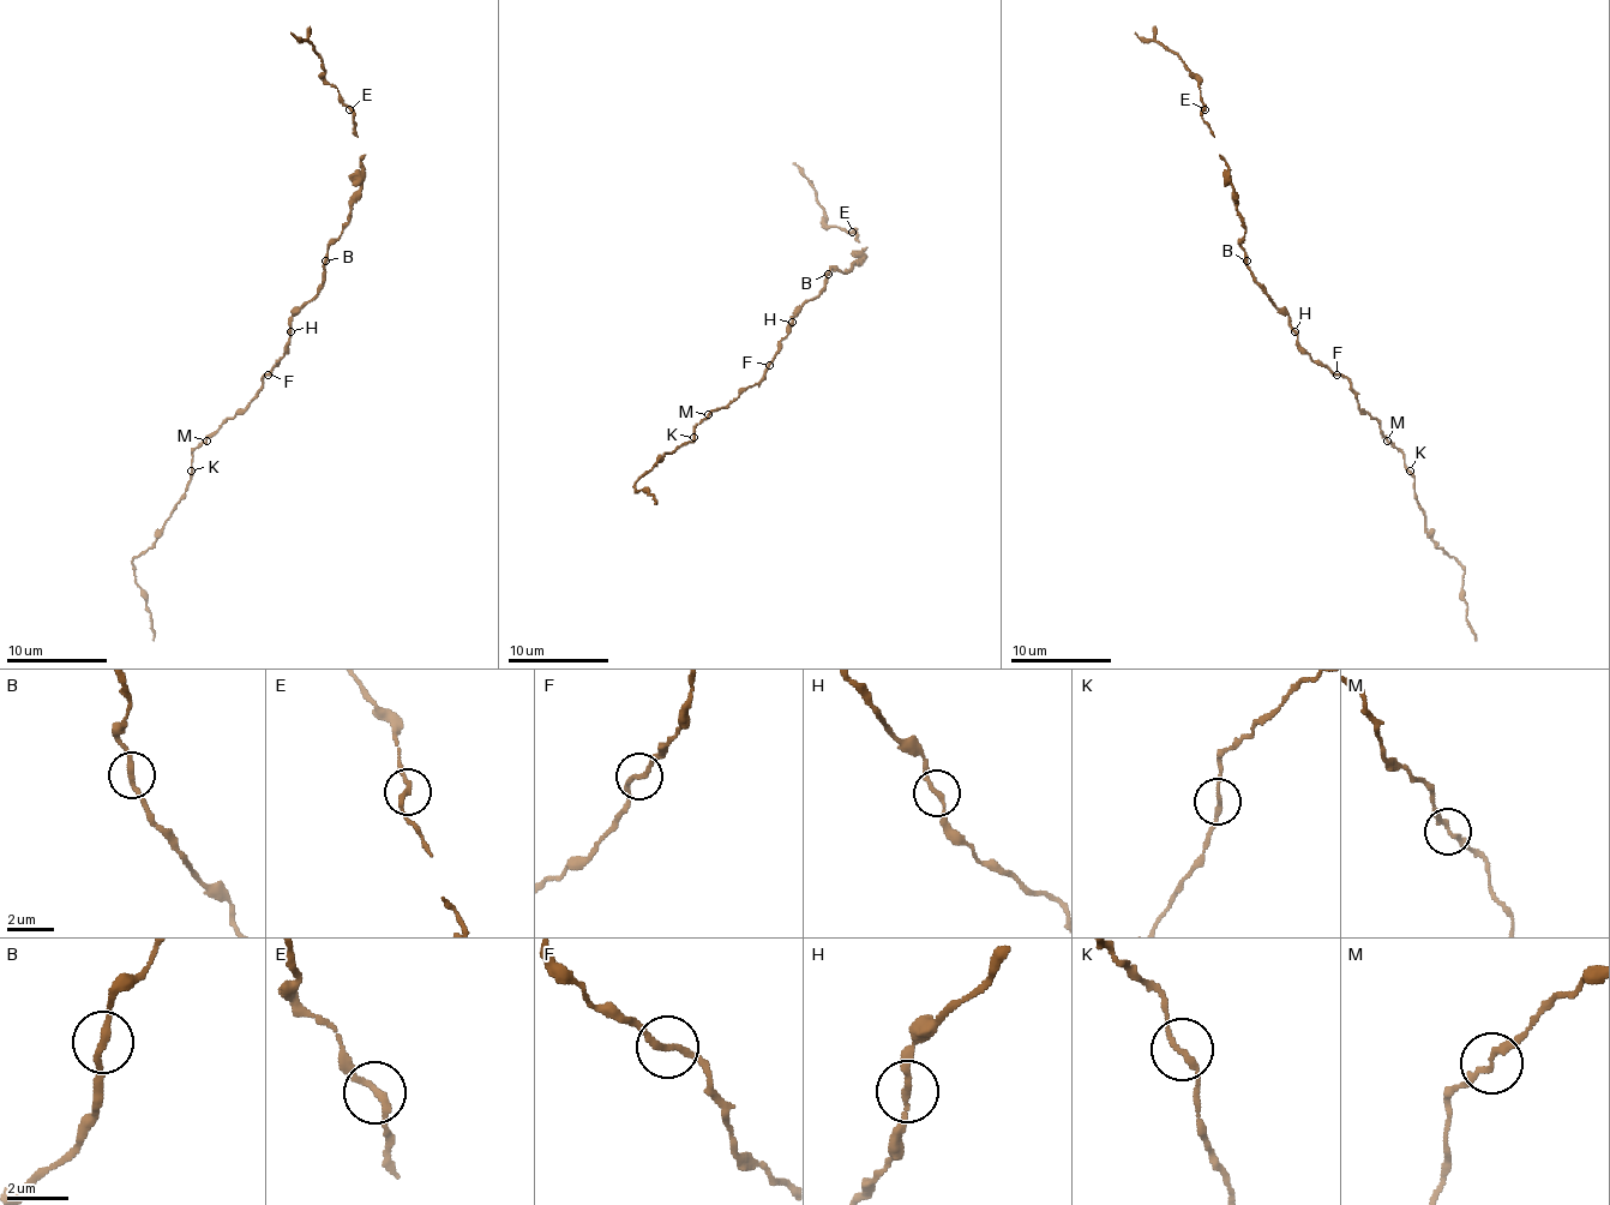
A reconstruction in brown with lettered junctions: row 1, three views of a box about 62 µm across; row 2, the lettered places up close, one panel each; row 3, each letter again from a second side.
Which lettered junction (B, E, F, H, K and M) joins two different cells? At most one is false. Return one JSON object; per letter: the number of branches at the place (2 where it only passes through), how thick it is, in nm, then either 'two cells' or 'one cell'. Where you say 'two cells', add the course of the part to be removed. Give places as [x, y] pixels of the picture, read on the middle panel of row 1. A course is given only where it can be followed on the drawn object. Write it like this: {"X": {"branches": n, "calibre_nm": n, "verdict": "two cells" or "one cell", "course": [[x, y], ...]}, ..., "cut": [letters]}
{"B": {"branches": 2, "calibre_nm": 220, "verdict": "one cell"}, "E": {"branches": 2, "calibre_nm": 200, "verdict": "one cell"}, "F": {"branches": 2, "calibre_nm": 200, "verdict": "one cell"}, "H": {"branches": 2, "calibre_nm": 190, "verdict": "one cell"}, "K": {"branches": 2, "calibre_nm": 180, "verdict": "one cell"}, "M": {"branches": 2, "calibre_nm": 190, "verdict": "one cell"}, "cut": []}

